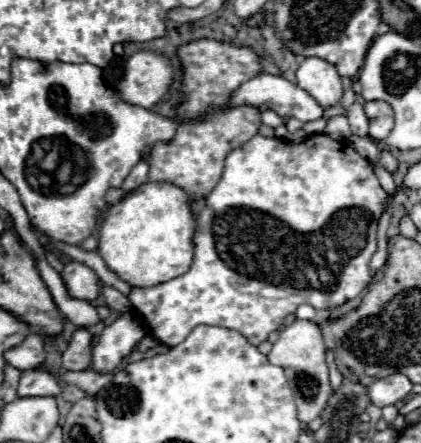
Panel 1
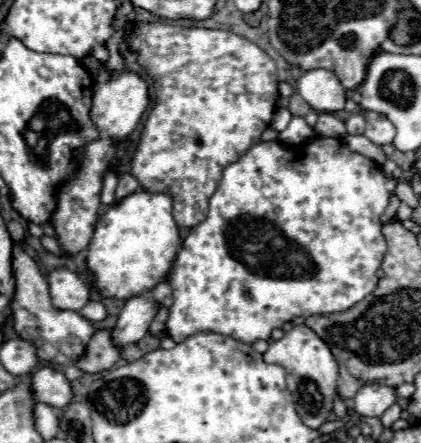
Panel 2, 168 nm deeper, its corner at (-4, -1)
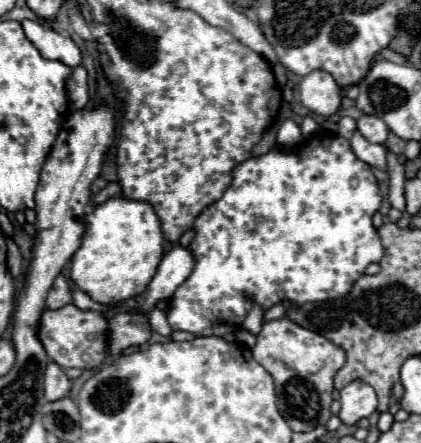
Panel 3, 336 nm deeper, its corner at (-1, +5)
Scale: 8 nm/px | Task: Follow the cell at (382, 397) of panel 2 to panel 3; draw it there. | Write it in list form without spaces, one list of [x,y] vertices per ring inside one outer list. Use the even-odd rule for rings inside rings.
[[[353,381],[341,389],[341,411],[339,419],[345,425],[353,425],[363,417],[377,411],[377,393],[363,381]]]

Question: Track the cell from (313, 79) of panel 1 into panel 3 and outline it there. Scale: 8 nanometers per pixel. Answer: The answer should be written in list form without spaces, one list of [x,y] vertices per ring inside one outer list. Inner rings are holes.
[[[313,71],[299,85],[301,103],[317,115],[333,115],[341,103],[341,89],[325,71]]]

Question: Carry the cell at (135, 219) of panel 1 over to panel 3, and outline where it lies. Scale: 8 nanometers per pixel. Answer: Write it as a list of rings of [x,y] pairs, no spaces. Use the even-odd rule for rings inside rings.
[[[113,197],[83,217],[87,231],[71,259],[71,279],[101,305],[117,305],[143,293],[163,257],[163,231],[155,209],[145,201]]]

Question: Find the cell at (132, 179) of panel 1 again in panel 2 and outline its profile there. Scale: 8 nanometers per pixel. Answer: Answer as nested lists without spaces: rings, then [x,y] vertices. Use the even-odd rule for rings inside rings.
[[[130,173],[120,175],[120,177],[118,177],[118,189],[116,189],[116,201],[122,201],[124,197],[132,195],[132,193],[138,191],[138,189],[140,189],[140,185],[138,185],[138,181],[136,181]]]

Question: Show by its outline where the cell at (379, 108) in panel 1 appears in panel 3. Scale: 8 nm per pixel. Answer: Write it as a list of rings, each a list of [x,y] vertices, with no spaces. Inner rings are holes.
[[[361,115],[357,119],[357,129],[371,143],[385,143],[385,139],[389,135],[389,127],[385,125],[385,121],[381,121],[381,117],[373,117],[373,115]]]

